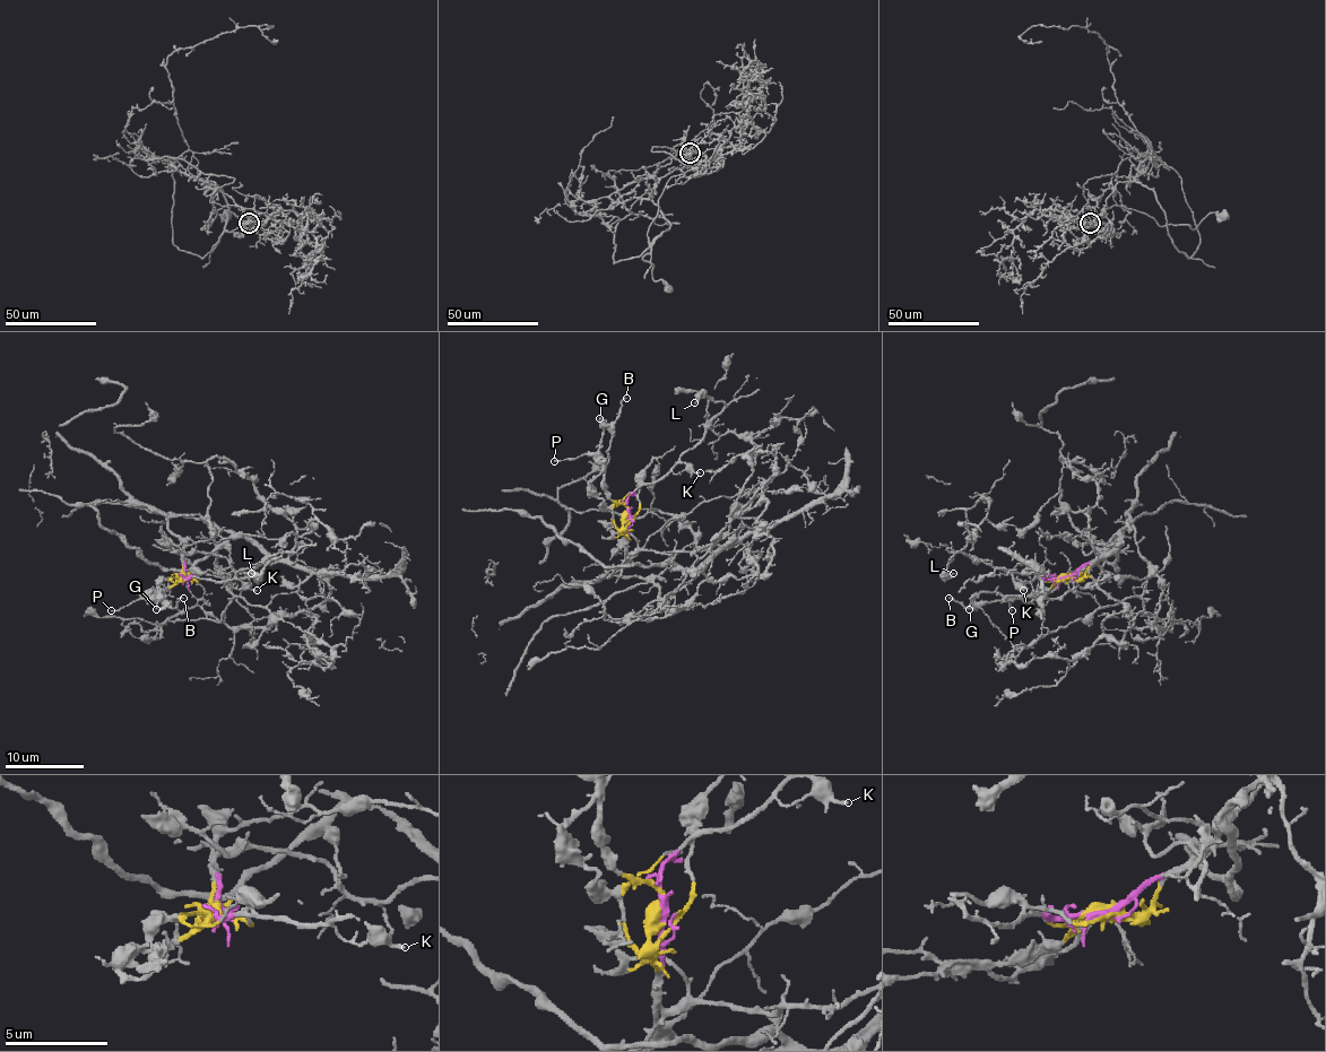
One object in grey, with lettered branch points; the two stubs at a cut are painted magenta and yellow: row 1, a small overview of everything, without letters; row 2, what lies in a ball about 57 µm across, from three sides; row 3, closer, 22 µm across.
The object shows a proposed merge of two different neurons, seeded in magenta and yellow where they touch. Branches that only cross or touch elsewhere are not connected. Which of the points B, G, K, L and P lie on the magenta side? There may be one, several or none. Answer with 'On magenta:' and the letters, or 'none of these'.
On magenta: K, L

